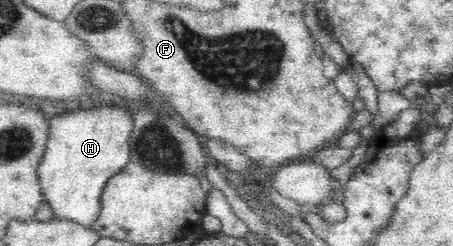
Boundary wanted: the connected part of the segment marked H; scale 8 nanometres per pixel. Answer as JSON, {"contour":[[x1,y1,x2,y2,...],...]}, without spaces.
{"contour":[[93,107,92,109,77,109,75,111,59,113,50,118,48,141,45,154,38,166,38,179,42,195,51,206,52,218,72,220,85,228,93,229,93,222,99,218,101,212,101,194,109,178,119,174,121,169,130,161,129,137,134,129,133,114,135,108,121,107]]}

